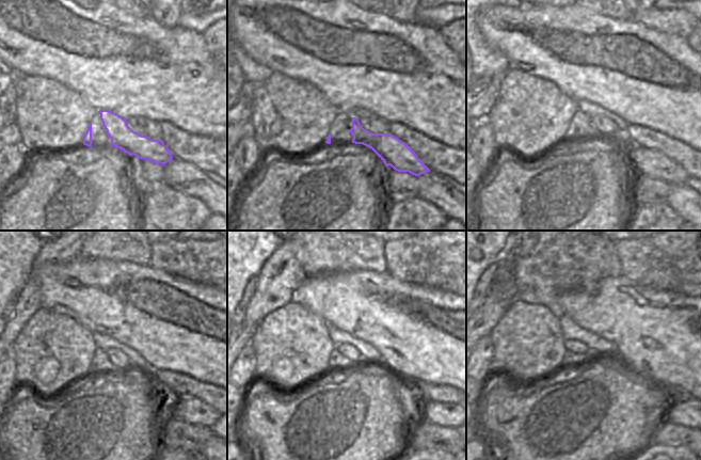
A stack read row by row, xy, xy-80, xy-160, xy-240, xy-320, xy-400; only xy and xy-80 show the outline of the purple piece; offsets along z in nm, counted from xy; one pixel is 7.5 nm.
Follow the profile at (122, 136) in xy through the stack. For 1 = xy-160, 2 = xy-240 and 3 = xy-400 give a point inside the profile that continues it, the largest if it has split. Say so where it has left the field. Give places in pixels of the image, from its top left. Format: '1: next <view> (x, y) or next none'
1: next xy-160 (652, 163)
2: next xy-240 (190, 410)
3: next xy-400 (682, 414)

